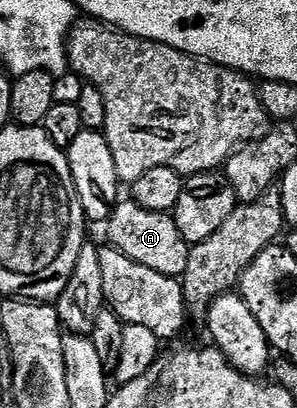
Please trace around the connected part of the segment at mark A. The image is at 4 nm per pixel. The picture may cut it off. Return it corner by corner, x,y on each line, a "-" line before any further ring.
123,200
112,209
105,227
108,236
111,237
110,245
129,256
129,260
145,264
145,268
153,268
153,272
161,272
170,278
179,278
185,272
186,262
190,258
189,243
181,236
170,213
147,210
135,200

